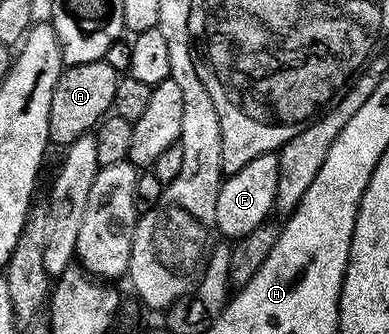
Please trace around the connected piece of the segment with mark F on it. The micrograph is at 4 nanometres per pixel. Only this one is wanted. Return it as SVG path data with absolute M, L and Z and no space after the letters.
M256 153L243 163L237 171L231 172L221 182L216 210L216 231L225 240L237 241L252 230L265 226L267 215L273 214L278 193L280 156L276 153Z

